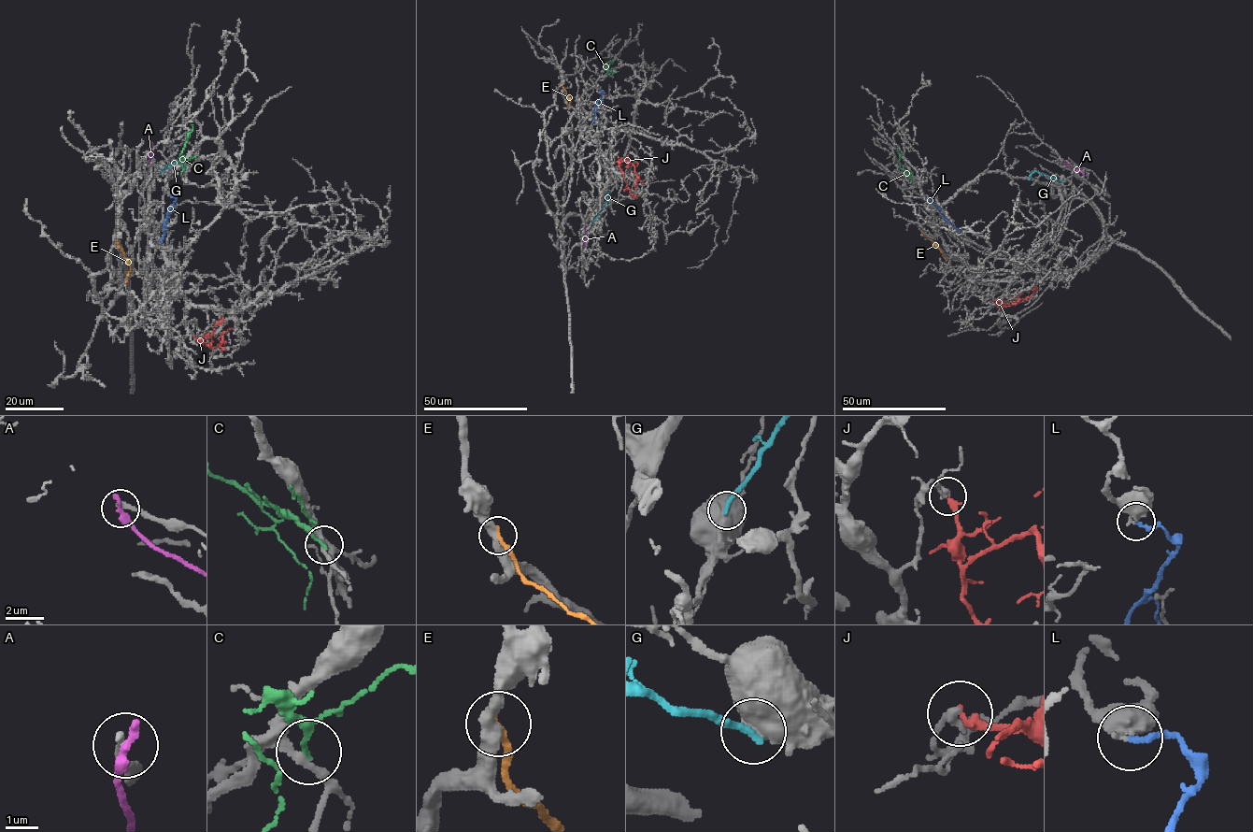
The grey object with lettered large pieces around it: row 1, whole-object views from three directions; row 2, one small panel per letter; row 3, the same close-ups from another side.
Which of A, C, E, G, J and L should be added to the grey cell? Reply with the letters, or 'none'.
none

